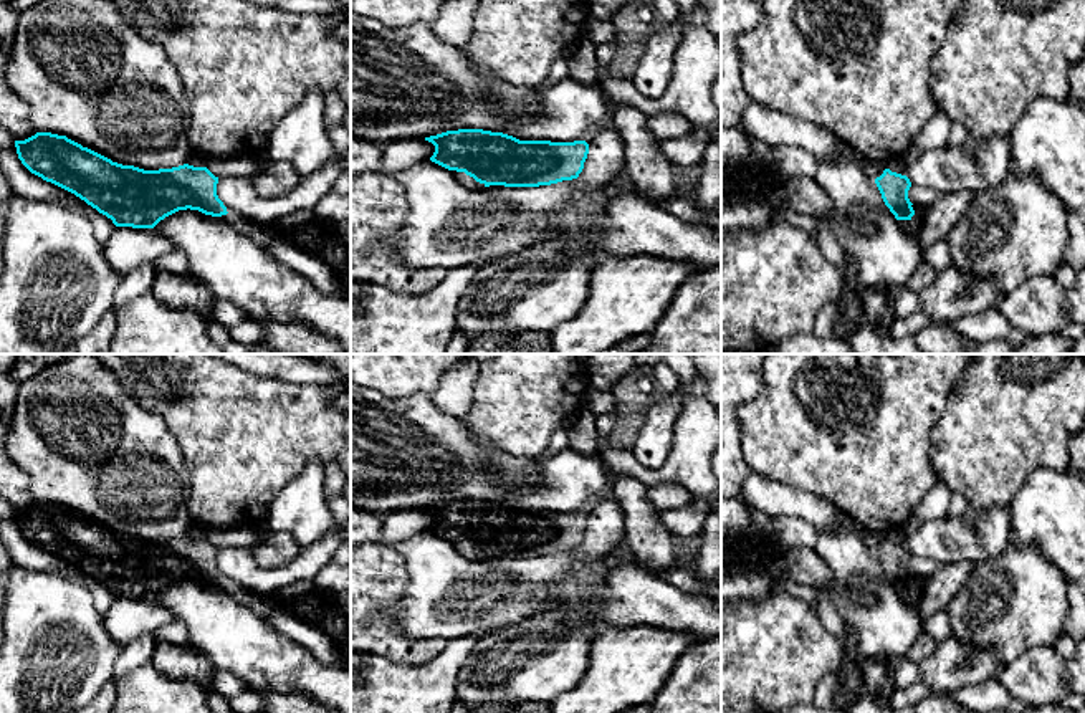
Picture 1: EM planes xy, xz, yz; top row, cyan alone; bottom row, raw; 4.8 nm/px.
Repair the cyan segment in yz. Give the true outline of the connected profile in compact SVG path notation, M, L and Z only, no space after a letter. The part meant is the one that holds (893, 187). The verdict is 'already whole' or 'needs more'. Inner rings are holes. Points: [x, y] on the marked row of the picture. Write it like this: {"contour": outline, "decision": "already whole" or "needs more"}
{"contour": "M885 169L875 184L885 205L898 220L898 225L911 237L918 237L923 227L925 208L913 205L908 199L911 182L906 175Z", "decision": "needs more"}

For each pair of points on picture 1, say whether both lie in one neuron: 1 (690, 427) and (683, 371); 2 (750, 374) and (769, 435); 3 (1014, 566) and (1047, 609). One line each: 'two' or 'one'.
1: two
2: two
3: one

